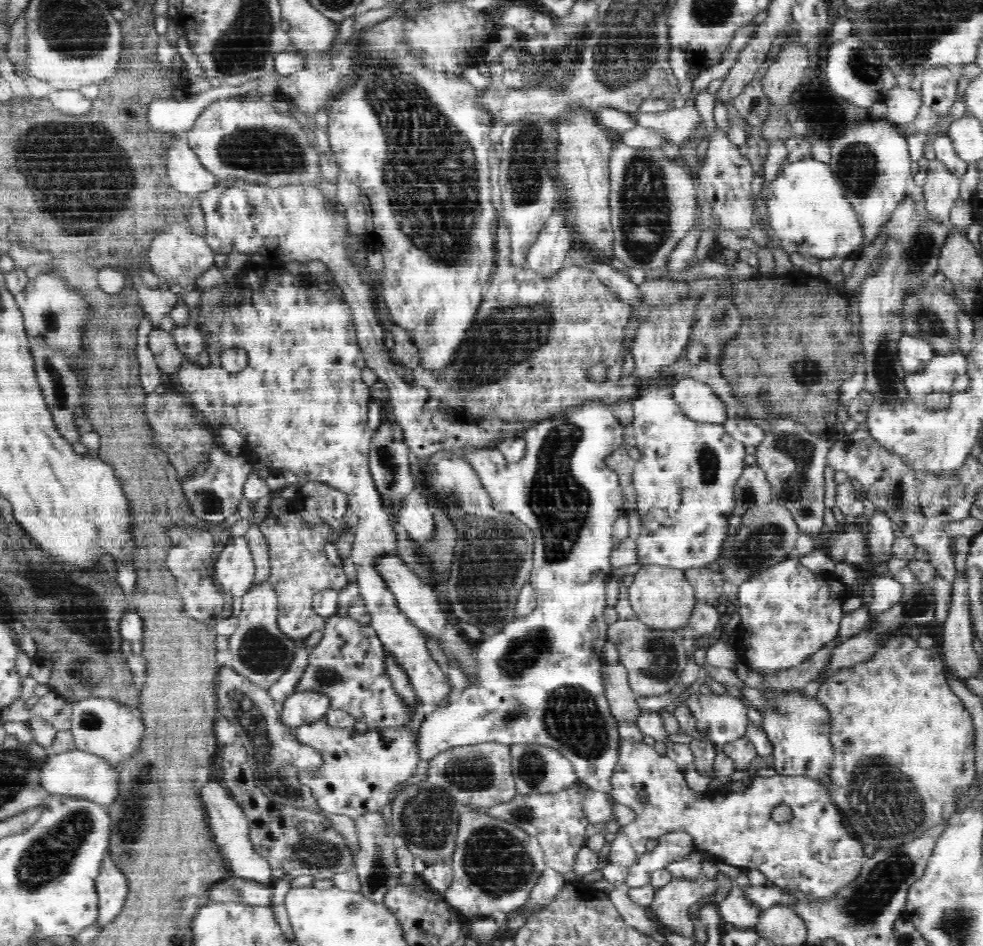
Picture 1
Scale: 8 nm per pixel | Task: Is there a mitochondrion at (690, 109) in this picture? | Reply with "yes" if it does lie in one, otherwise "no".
no

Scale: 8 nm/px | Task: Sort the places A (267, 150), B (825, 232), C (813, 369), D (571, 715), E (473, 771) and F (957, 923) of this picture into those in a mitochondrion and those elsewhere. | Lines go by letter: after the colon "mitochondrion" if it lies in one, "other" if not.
A: mitochondrion
B: other
C: mitochondrion
D: mitochondrion
E: mitochondrion
F: mitochondrion

